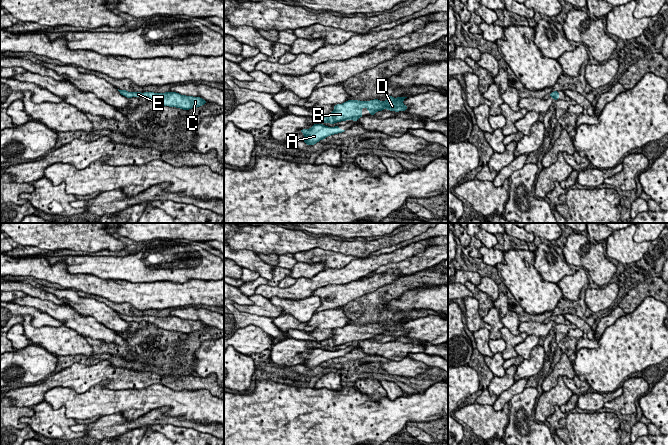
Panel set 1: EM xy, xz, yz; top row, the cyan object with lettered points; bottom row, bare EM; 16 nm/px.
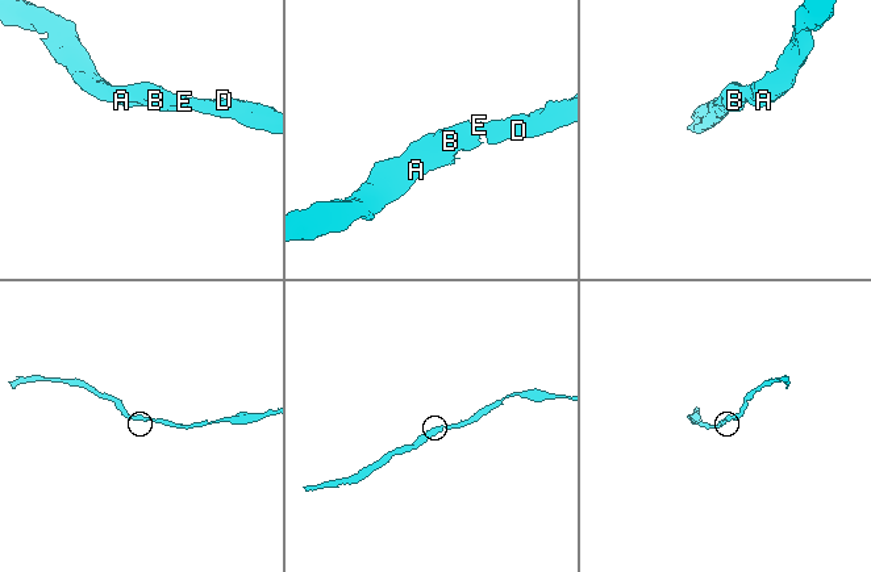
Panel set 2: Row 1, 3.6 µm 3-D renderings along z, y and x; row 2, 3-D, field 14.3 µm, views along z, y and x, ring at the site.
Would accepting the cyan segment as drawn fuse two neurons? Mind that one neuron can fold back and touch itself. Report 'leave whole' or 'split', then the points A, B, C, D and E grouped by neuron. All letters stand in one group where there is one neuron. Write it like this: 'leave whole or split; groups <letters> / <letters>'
leave whole; groups A B C D E

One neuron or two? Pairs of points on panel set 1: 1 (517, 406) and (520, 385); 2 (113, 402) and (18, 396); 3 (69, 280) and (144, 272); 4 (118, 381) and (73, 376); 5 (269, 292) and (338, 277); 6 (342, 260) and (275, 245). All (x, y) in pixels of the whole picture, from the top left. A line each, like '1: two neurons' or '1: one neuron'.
1: two neurons
2: two neurons
3: two neurons
4: one neuron
5: one neuron
6: two neurons

